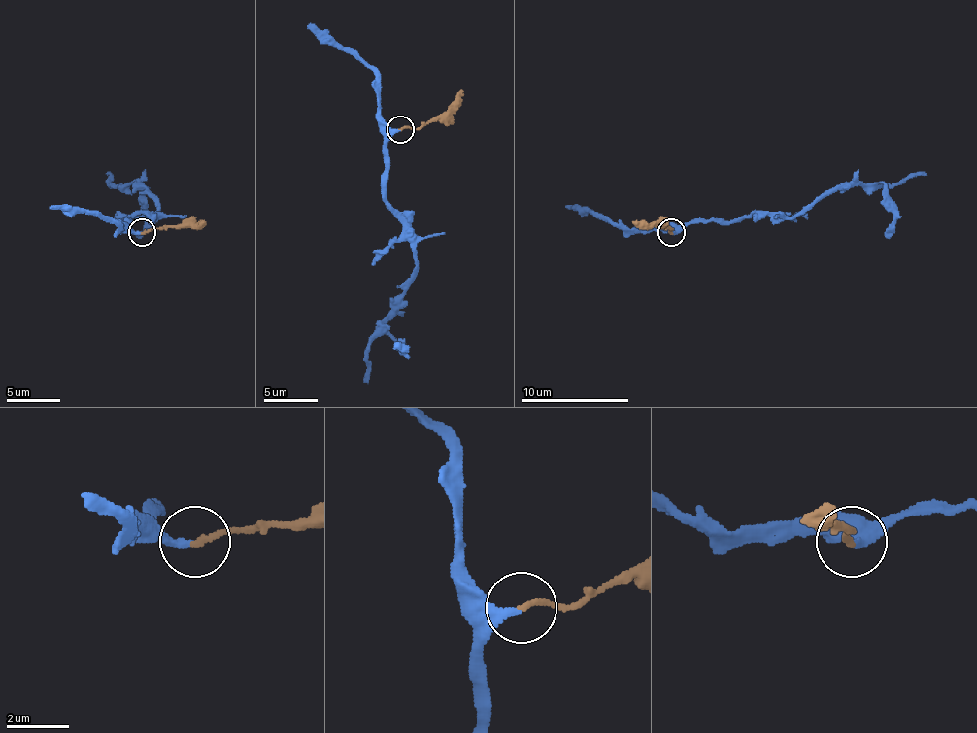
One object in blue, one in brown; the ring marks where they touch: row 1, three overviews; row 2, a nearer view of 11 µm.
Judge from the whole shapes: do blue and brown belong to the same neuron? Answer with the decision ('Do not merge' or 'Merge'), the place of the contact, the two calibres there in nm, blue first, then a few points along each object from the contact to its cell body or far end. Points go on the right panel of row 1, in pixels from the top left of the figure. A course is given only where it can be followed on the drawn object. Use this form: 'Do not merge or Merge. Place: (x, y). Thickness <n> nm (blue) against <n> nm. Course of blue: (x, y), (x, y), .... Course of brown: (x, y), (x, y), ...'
Merge. Place: (671, 232). Thickness 280 nm (blue) against 180 nm. Course of blue: (671, 233), (762, 212), (802, 215), (837, 190), (878, 182), (893, 215), (886, 238). Course of brown: (671, 233), (671, 227), (633, 222)

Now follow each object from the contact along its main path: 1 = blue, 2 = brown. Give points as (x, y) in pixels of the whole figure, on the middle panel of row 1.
1: (399, 128), (386, 145), (386, 201), (399, 219), (416, 273), (386, 324), (396, 343)
2: (399, 128), (421, 128), (437, 120), (463, 90)

